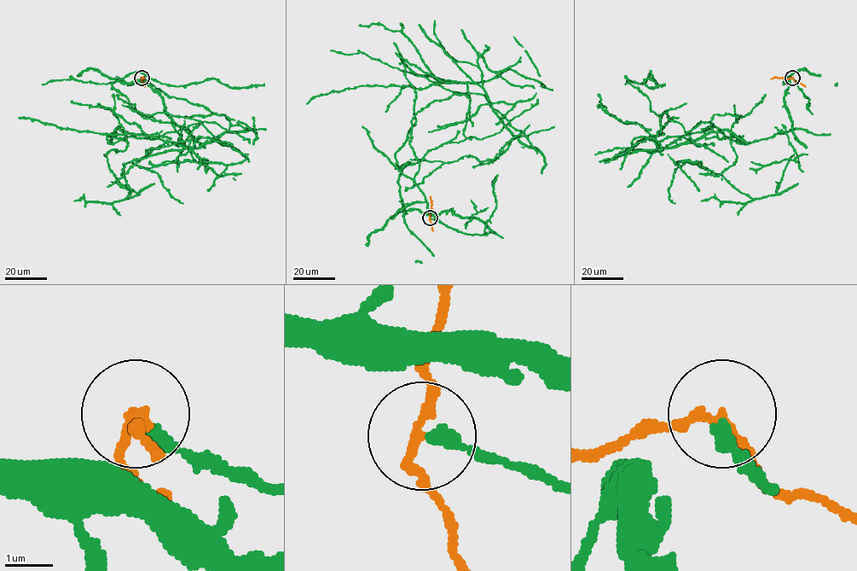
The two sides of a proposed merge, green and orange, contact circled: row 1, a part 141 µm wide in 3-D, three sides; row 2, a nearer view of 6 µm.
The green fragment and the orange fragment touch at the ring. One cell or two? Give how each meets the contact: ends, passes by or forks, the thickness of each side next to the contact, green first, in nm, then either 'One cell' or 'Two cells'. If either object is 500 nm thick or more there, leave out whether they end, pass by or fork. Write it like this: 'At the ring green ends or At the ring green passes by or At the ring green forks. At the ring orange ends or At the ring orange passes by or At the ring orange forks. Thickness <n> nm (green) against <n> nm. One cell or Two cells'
At the ring green ends. At the ring orange passes by. Thickness 300 nm (green) against 160 nm. Two cells

